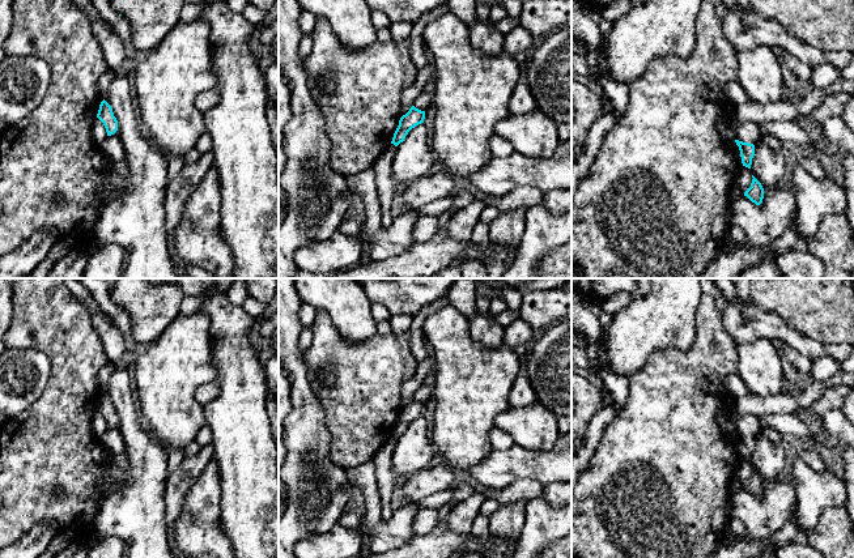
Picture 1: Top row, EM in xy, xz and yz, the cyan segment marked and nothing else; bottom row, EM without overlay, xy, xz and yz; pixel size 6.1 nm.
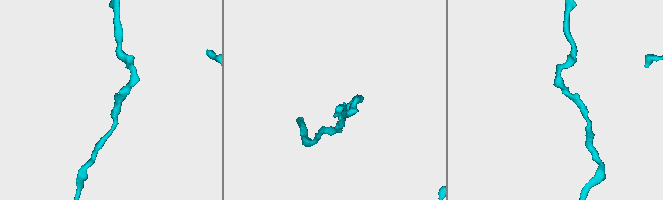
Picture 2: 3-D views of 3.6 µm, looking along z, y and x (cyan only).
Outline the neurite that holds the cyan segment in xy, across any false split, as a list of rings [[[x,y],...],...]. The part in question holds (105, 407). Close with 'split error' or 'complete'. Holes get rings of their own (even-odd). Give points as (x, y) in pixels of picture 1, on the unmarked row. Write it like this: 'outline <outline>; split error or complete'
outline [[[105,392],[99,397],[97,410],[103,416],[107,429],[118,423],[118,413],[114,409],[111,399]]]; complete

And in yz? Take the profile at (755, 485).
outline [[[752,468],[752,476],[751,480],[744,485],[744,489],[747,489],[752,495],[756,498],[760,498],[764,491],[764,481],[761,476]]]; complete

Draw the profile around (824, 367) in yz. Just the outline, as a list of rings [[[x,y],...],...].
[[[830,355],[817,358],[811,372],[806,376],[798,376],[796,393],[787,396],[783,393],[772,396],[747,395],[734,399],[731,414],[740,417],[743,414],[755,414],[764,417],[766,414],[796,414],[800,409],[810,409],[811,404],[828,388],[847,386],[854,388],[854,372],[841,370],[841,363]]]

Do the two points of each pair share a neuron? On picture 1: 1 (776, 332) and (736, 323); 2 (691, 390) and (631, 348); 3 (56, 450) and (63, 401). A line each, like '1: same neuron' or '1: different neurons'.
1: same neuron
2: different neurons
3: same neuron

